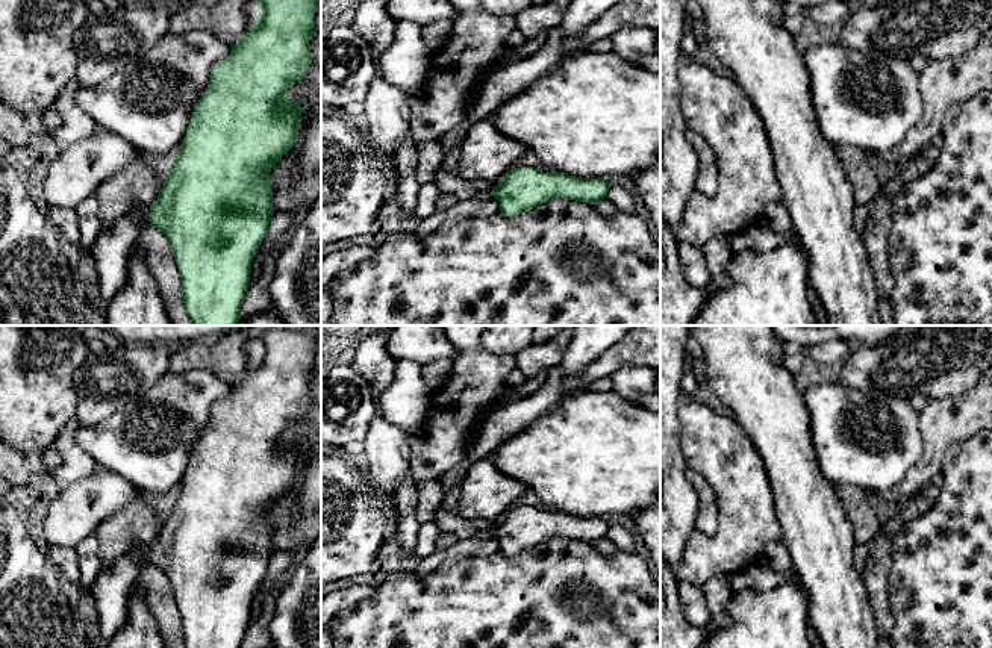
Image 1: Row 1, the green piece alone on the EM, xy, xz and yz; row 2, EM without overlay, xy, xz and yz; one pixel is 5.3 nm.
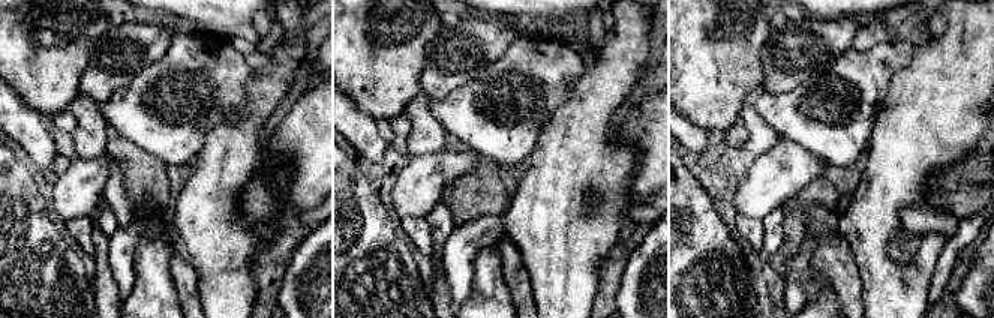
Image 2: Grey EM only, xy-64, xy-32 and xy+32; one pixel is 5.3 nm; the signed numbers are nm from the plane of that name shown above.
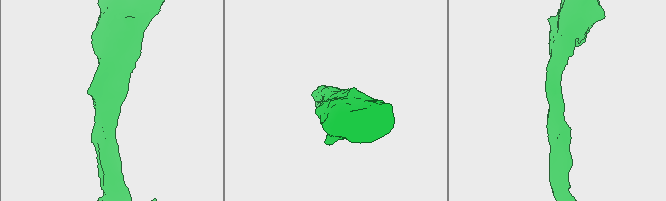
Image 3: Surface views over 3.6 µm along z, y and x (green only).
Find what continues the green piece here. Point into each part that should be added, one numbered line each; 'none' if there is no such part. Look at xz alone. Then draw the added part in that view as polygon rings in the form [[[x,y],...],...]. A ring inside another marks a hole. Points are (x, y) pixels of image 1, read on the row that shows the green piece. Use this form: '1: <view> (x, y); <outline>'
1: xz (453, 183); [[[444,167],[439,168],[436,174],[436,182],[441,189],[441,192],[448,192],[457,197],[457,200],[465,200],[469,197],[474,197],[480,192],[491,194],[495,188],[491,182],[468,182],[463,180],[459,174],[451,174]]]

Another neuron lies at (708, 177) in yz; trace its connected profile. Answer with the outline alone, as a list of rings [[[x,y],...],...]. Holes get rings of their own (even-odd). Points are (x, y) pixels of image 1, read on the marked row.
[[[688,129],[686,138],[698,156],[698,174],[695,179],[695,189],[707,197],[712,197],[715,195],[719,182],[716,157],[710,145],[701,135]]]

